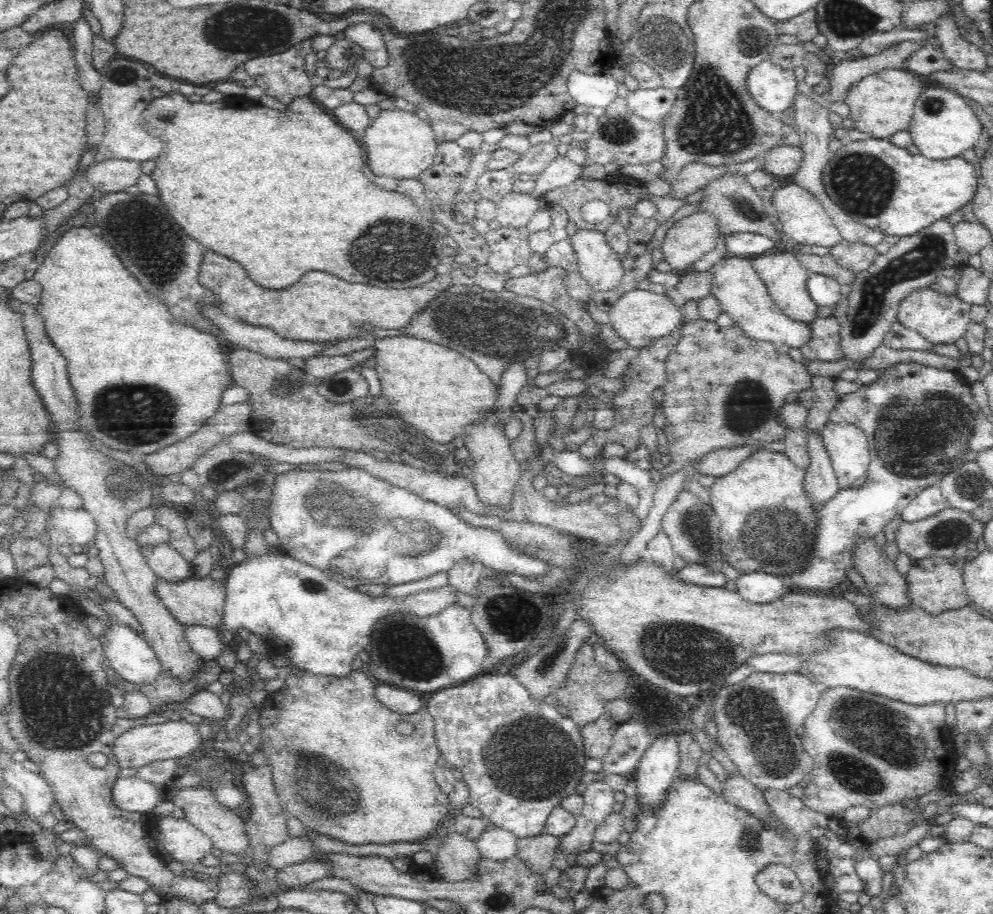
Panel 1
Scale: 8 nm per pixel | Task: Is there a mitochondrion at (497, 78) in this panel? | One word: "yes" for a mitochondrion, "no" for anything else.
yes

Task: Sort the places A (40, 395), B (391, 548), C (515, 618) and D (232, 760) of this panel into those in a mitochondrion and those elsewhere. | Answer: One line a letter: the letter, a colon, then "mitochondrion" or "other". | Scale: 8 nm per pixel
A: other
B: mitochondrion
C: mitochondrion
D: other

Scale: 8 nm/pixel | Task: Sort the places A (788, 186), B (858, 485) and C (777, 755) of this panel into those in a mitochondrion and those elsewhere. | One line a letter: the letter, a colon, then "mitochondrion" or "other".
A: other
B: other
C: mitochondrion

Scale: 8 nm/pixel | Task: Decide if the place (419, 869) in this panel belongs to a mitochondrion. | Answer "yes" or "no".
no

